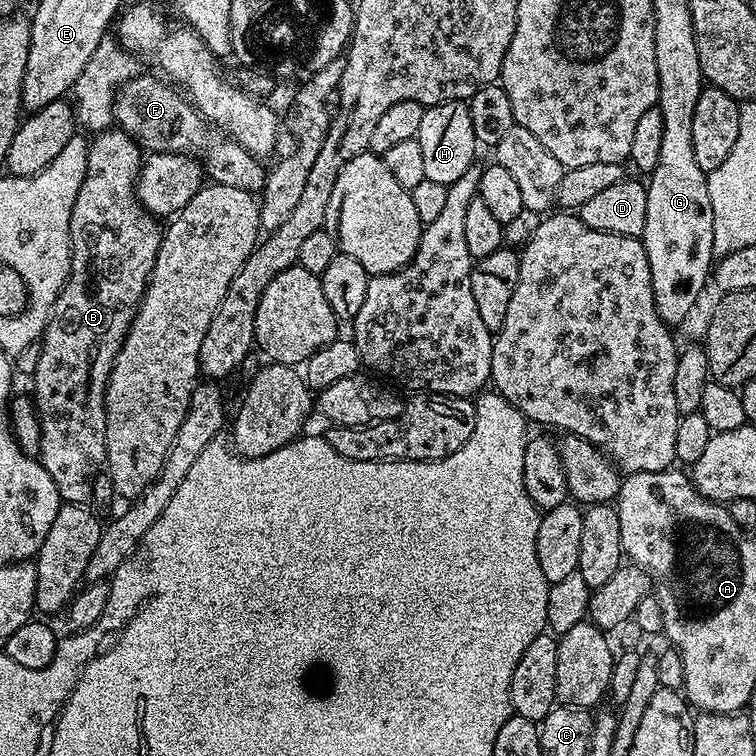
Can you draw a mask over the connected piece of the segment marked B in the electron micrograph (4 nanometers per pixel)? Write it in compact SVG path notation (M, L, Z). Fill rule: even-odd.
M113 126L107 132L101 132L91 137L88 145L88 161L86 162L86 178L82 178L82 186L78 190L78 198L74 200L74 210L70 214L70 242L72 243L72 272L64 289L58 294L58 298L52 307L52 313L48 319L48 325L44 328L44 335L41 339L42 352L39 355L37 369L30 377L32 388L36 391L34 403L36 412L40 415L40 450L38 459L40 465L54 478L54 486L58 486L58 494L65 504L88 504L92 498L92 483L98 474L96 468L96 452L90 445L98 440L98 426L106 422L106 410L104 409L104 395L108 379L112 373L114 362L118 358L118 350L134 322L136 312L140 309L140 303L144 297L144 291L148 285L148 279L154 268L154 262L158 258L160 249L160 238L162 235L162 224L157 217L140 205L140 199L136 196L136 179L140 176L142 167L142 149L135 140L121 132L119 127Z

